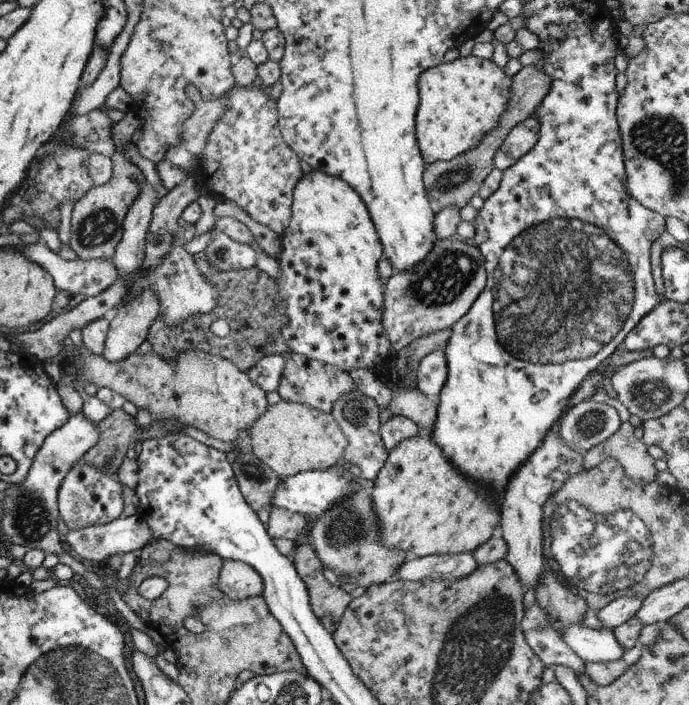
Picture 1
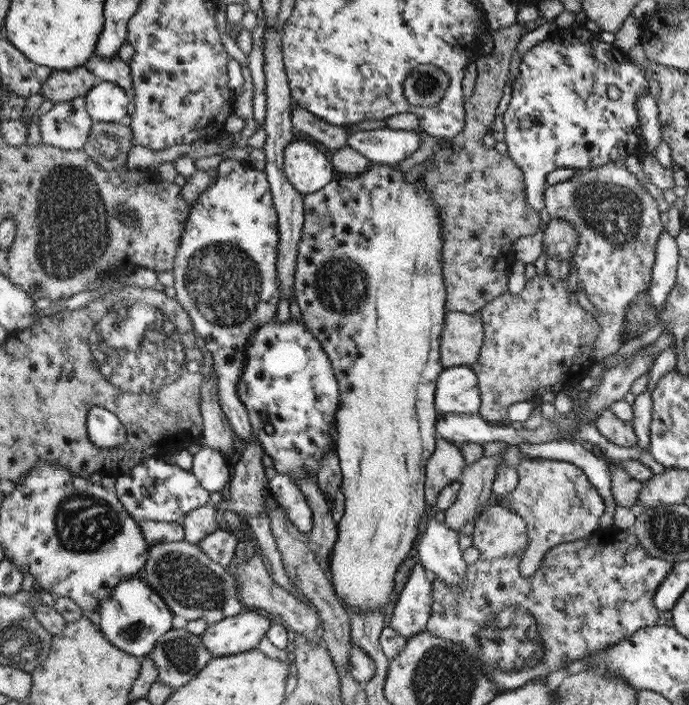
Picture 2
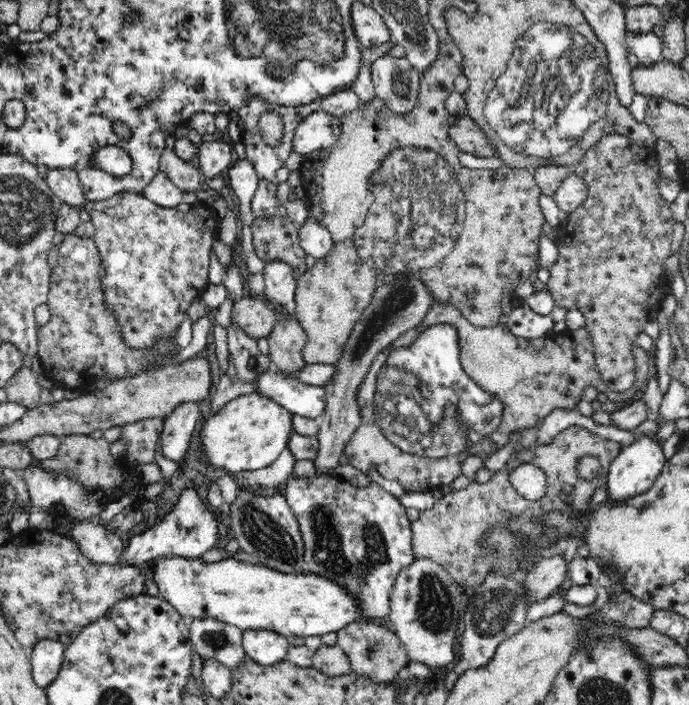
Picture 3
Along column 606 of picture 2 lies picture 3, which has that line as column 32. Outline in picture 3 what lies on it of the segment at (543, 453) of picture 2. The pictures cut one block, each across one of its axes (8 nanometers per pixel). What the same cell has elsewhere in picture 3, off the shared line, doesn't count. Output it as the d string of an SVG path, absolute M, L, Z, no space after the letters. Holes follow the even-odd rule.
M32 462L30 466L19 472L21 478L28 487L28 493L31 500L31 512L29 514L29 526L34 529L49 530L53 525L53 517L48 511L54 504L62 504L66 508L66 513L75 519L88 519L90 522L96 522L99 512L107 505L105 494L93 488L86 488L73 480L70 480L65 474L55 474L49 470L40 468L37 462Z

